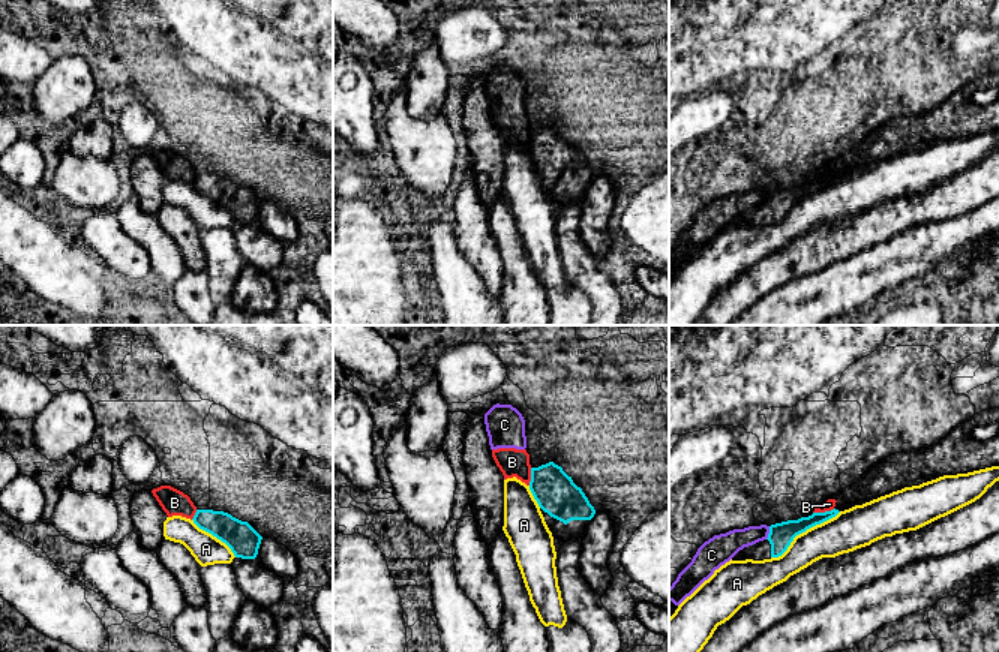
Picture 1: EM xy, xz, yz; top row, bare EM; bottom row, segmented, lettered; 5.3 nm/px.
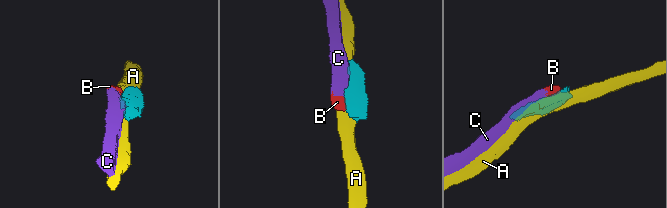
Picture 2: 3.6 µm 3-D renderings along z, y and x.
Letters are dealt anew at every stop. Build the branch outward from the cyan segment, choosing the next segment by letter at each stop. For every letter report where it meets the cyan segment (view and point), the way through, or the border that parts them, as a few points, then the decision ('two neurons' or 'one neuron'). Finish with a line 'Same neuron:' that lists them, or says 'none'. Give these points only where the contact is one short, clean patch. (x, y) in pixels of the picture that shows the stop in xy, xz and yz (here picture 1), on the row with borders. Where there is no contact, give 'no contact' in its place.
A: meets cyan in yz at (804, 531); two neurons
B: meets cyan in yz at (825, 511); border along yz (834, 508), (813, 513); two neurons
C: meets cyan in yz at (770, 532); two neurons
Same neuron: none

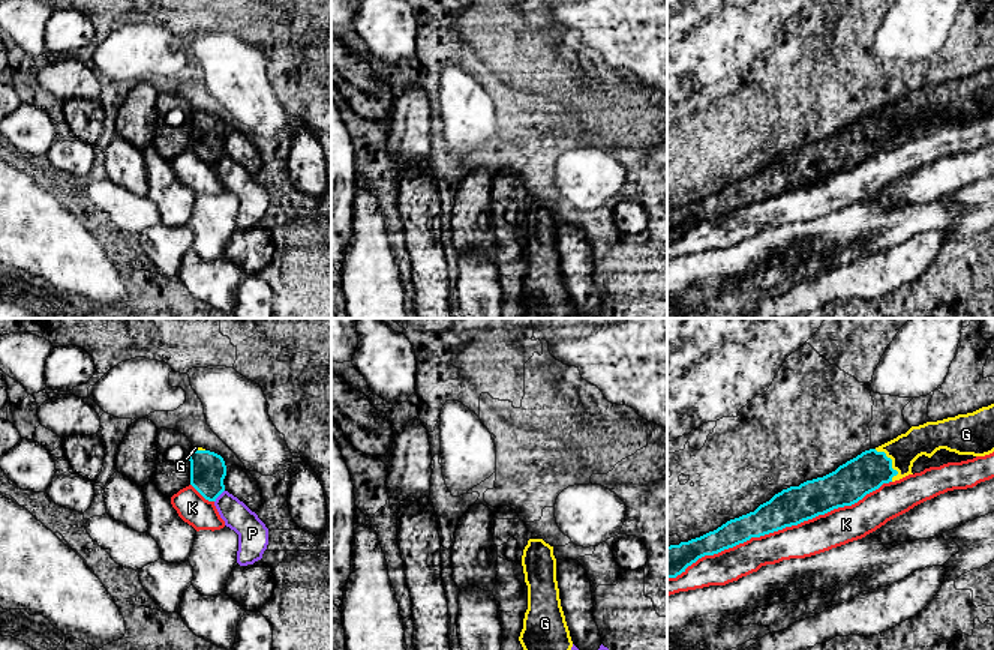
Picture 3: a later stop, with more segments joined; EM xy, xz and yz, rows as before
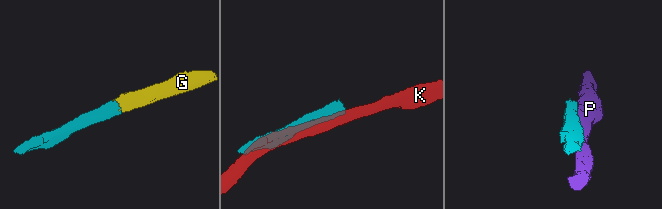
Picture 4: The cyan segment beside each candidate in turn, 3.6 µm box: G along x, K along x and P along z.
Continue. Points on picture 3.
G: meets cyan in yz at (891, 463); runs through yz (850, 482), (873, 467), (891, 463), (904, 449), (927, 439); one neuron
K: meets cyan in yz at (778, 529); two neurons
P: meets cyan in xy at (219, 494); two neurons
Same neuron: G

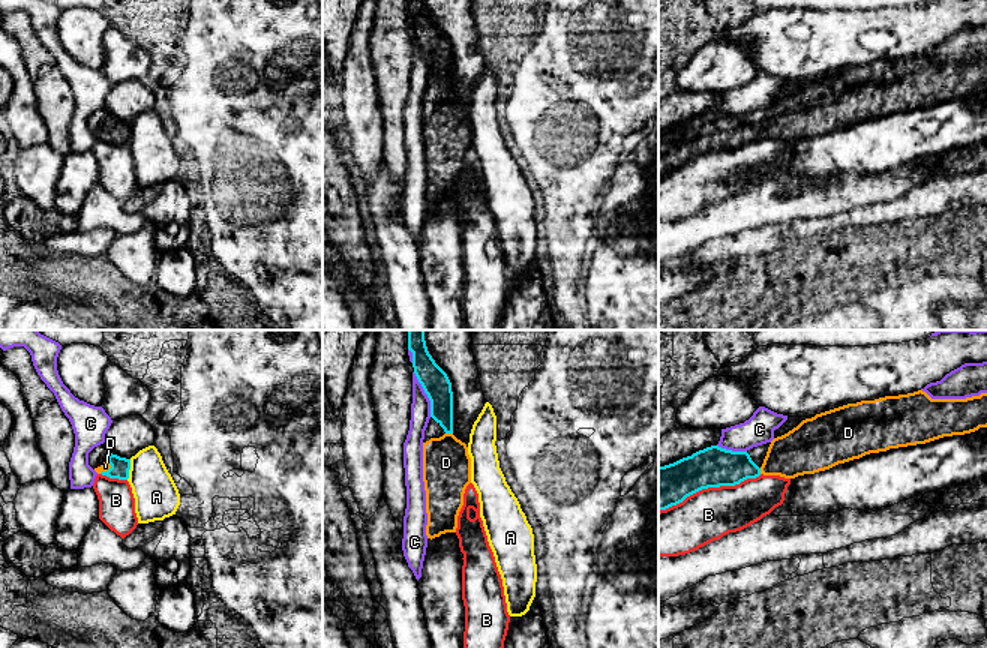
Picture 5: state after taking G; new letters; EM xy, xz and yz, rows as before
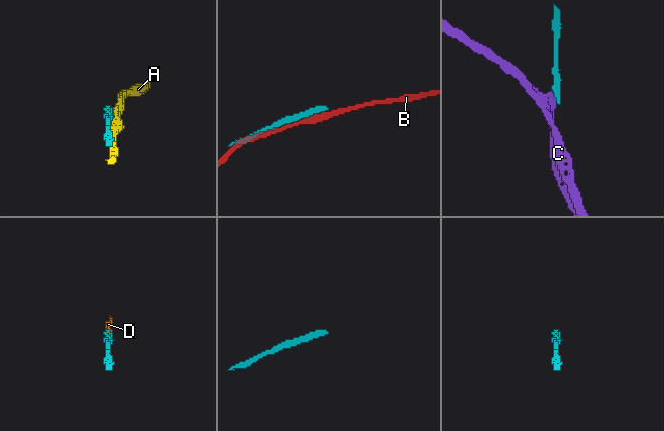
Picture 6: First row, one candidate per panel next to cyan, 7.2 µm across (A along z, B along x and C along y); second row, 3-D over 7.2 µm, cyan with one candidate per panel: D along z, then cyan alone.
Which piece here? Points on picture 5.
A: meets cyan in xy at (129, 468); two neurons
B: meets cyan in yz at (710, 486); two neurons
C: meets cyan in xz at (426, 393); two neurons
D: meets cyan in xz at (449, 432); runs through xz (438, 387), (441, 411), (449, 432), (446, 462); one neuron
Same neuron: D

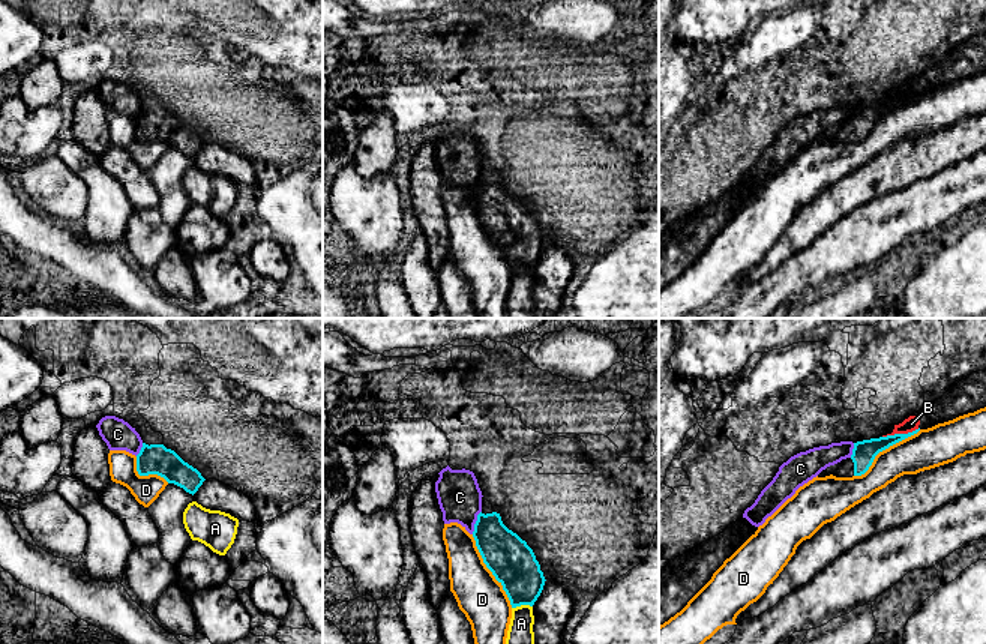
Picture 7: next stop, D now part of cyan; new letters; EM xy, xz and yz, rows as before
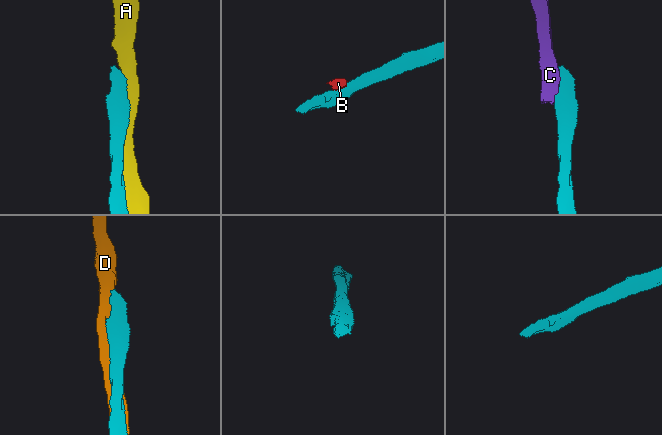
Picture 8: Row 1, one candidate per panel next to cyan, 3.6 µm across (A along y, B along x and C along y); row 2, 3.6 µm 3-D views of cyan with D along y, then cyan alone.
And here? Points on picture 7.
A: meets cyan in xz at (521, 604); two neurons
B: meets cyan in yz at (901, 434); border along yz (919, 428), (883, 437); two neurons
C: meets cyan in xz at (476, 523); two neurons
D: meets cyan in xz at (489, 569); two neurons
Same neuron: none

